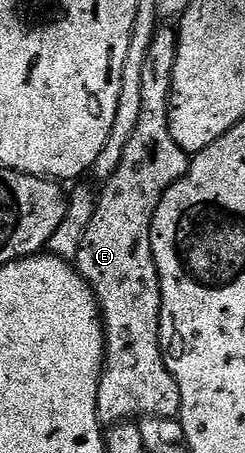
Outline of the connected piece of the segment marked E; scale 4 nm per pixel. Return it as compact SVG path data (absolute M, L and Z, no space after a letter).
M156 26L155 36L149 41L149 53L145 53L145 66L141 69L141 121L125 145L125 157L117 165L117 173L103 184L98 192L95 212L85 230L79 252L74 257L77 270L91 287L99 302L99 314L103 317L103 337L107 340L107 353L103 357L103 376L97 389L97 413L100 424L125 423L144 415L176 417L181 409L181 389L163 360L159 344L159 318L161 317L161 285L151 244L151 226L157 213L157 205L164 193L187 172L188 152L173 141L169 133L167 110L171 107L173 69L179 52L179 36L176 28Z

